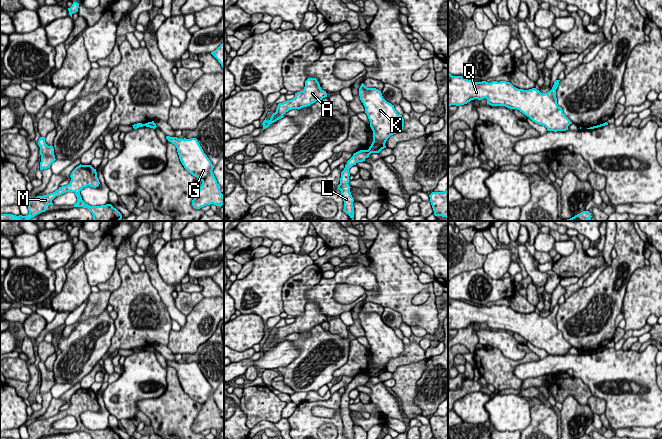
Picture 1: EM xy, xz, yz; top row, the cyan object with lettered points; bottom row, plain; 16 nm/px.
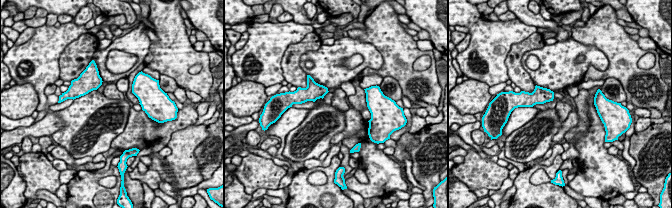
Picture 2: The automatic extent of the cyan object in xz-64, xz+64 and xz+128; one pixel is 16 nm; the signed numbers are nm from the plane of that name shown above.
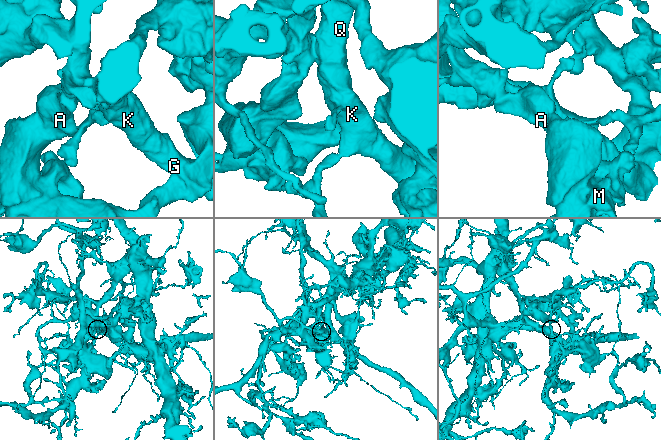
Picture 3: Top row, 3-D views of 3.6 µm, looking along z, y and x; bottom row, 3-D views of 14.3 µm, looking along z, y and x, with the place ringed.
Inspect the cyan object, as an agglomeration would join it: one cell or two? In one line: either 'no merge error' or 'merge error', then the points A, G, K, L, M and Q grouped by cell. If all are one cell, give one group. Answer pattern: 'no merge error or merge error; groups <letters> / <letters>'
merge error; groups A L M / G K Q

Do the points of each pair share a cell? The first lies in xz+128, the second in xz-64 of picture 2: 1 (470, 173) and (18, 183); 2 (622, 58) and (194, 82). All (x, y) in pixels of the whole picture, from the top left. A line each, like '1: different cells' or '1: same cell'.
1: different cells
2: same cell

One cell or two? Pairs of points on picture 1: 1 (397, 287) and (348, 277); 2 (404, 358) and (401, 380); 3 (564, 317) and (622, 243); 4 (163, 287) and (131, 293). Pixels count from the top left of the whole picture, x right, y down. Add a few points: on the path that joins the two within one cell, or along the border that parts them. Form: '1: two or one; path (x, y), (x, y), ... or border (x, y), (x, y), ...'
1: two; border (366, 266), (375, 277), (377, 283), (376, 290)
2: two; border (425, 357), (418, 361), (402, 364), (393, 373)
3: one; path (583, 298), (595, 290), (620, 262)
4: two; border (145, 271), (161, 302), (167, 309)

